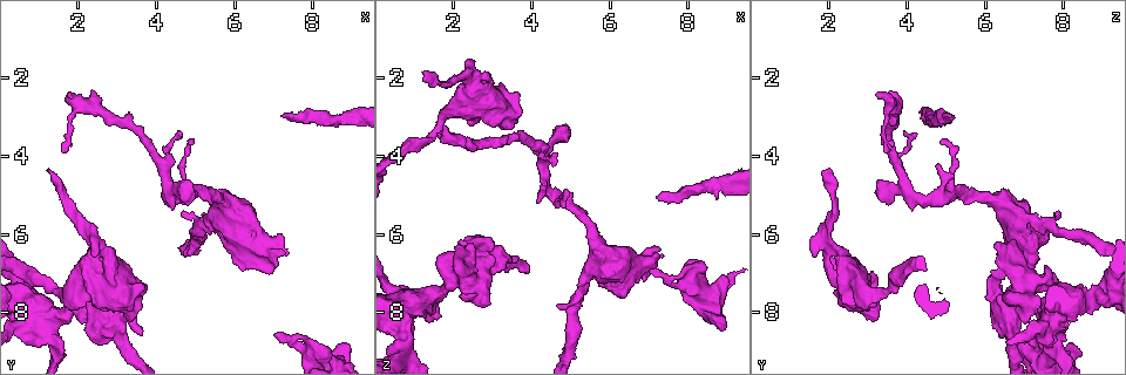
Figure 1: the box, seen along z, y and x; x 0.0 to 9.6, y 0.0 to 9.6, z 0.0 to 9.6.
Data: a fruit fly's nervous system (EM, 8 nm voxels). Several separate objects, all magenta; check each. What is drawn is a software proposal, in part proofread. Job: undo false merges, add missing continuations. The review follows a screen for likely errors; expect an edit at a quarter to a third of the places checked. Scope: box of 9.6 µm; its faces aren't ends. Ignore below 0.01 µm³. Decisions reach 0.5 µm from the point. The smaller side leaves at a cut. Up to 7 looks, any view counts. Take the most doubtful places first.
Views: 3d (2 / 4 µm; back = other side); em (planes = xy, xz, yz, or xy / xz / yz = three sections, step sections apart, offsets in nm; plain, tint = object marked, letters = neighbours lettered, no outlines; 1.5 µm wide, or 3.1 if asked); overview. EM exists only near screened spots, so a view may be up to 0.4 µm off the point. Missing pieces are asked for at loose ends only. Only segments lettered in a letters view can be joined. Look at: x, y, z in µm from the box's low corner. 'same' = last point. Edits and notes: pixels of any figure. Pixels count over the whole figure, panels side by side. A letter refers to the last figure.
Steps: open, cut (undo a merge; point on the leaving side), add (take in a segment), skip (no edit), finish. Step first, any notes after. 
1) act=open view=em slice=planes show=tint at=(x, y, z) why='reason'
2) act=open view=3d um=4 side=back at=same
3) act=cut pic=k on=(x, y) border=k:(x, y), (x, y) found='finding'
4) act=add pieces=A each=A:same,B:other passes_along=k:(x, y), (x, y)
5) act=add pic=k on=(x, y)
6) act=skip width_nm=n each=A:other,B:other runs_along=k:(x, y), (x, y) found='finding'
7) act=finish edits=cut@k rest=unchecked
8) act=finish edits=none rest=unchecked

act=open view=3d um=4 at=(7.20, 3.05, 5.05) why='free end'

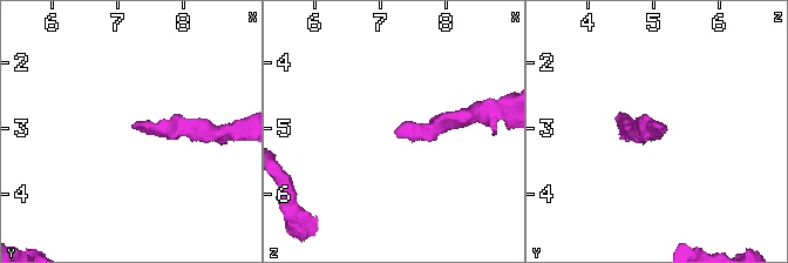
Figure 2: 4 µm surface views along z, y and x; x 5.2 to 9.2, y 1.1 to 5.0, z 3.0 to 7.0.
act=open view=em slice=planes show=letters at=(7.25, 3.00, 5.10)

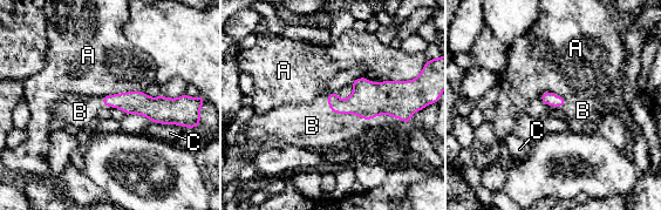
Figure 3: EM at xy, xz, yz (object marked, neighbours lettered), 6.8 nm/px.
act=add pieces=B each=A:other,B:same,C:other found='it goes on there'

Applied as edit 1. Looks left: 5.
act=open view=3d um=4 at=(1.30, 4.40, 1.80) why='branch stops here'

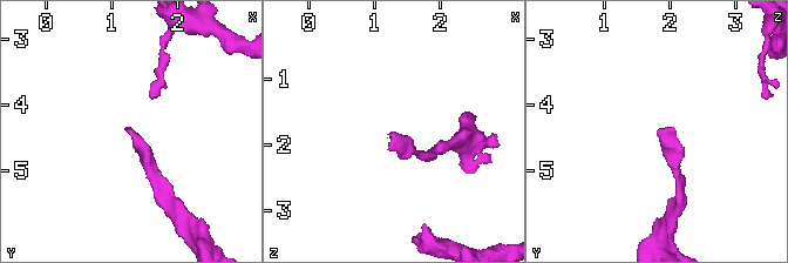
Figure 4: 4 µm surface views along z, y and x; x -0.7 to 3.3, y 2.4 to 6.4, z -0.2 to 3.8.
act=open view=em slice=xy step=4 show=letters at=(1.25, 4.40, 1.85)

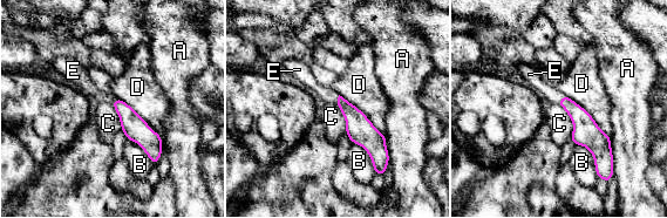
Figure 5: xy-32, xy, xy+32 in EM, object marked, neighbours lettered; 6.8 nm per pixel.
act=add pieces=E longest_contact=D:440nm each=A:other,B:other,C:other,D:other,E:same passes_along=5:(359, 129), (338, 100), (308, 82) found='the neuron continues'

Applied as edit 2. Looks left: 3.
act=open view=overview why='see it whole again'

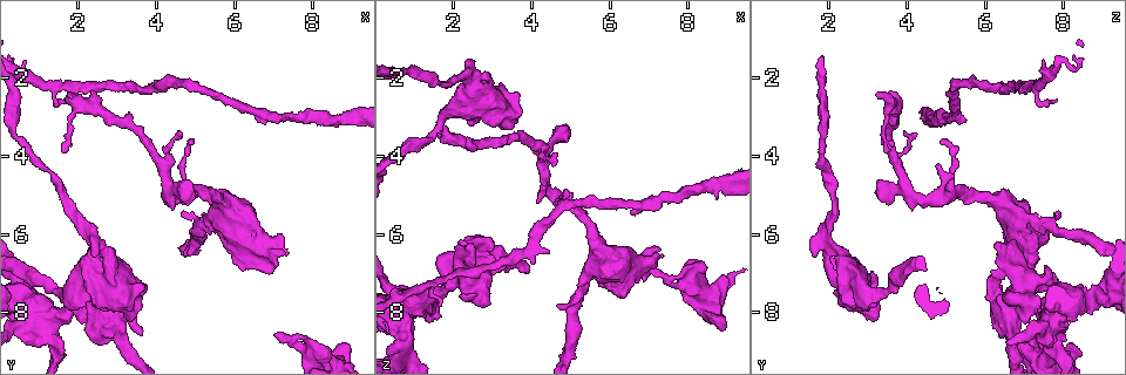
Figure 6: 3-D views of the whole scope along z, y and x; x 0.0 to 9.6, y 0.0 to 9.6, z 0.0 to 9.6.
act=open view=em slice=xz step=4 show=tint at=(1.20, 8.00, 7.65) why='sudden change in width'

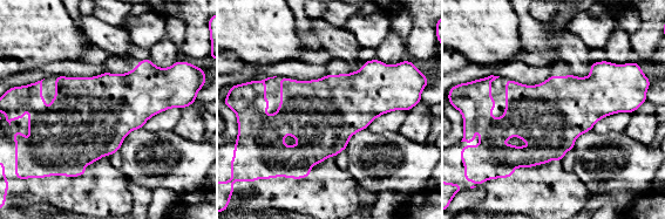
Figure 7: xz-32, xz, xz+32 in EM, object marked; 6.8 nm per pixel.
act=open view=em slice=planes show=letters at=same why='another direction'

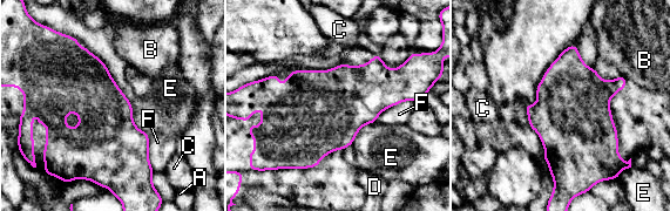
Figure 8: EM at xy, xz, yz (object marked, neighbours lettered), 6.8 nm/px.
act=skip each=A:other,B:other,C:other,D:other,E:other,F:other border=8:(356, 137), (352, 143) found='continuous, no second neuron'

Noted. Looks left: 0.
act=finish edits=add@3,add@5 rest=unchecked

